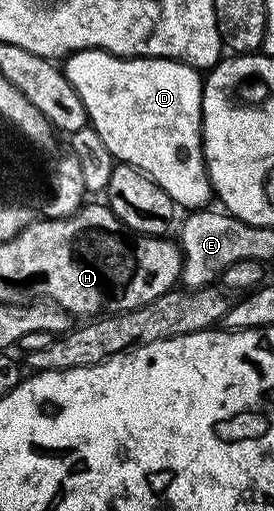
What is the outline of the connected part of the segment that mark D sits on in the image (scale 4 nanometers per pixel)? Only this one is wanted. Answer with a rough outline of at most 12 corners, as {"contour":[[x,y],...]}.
{"contour":[[75,50],[64,73],[115,163],[211,205],[204,78]]}

